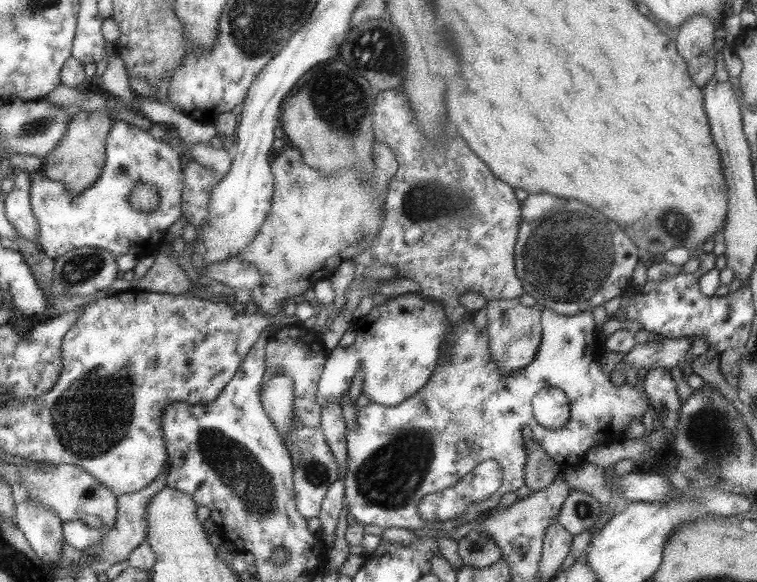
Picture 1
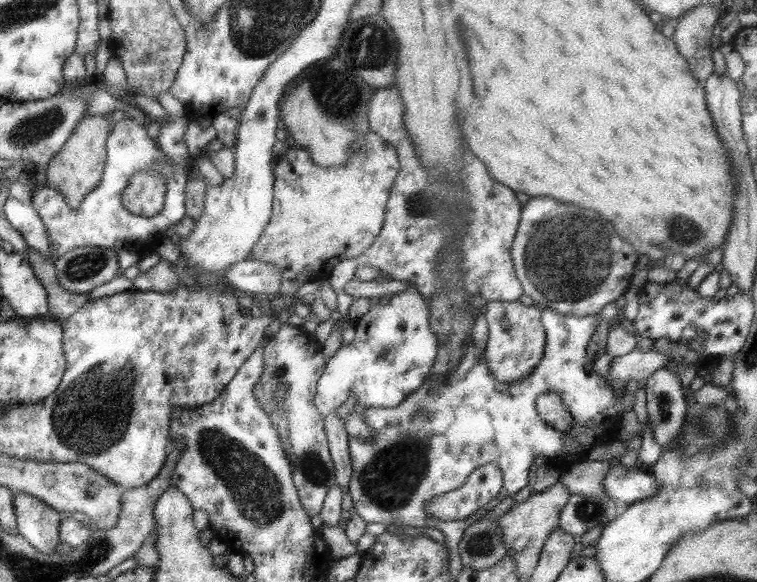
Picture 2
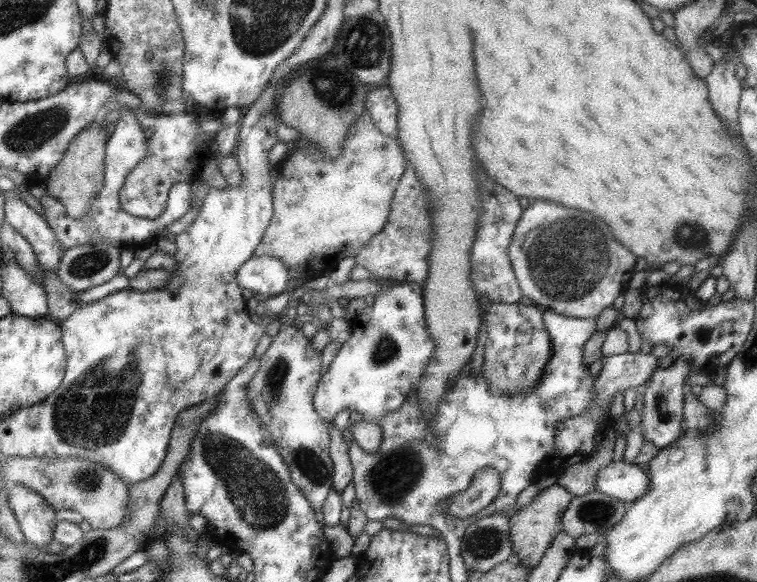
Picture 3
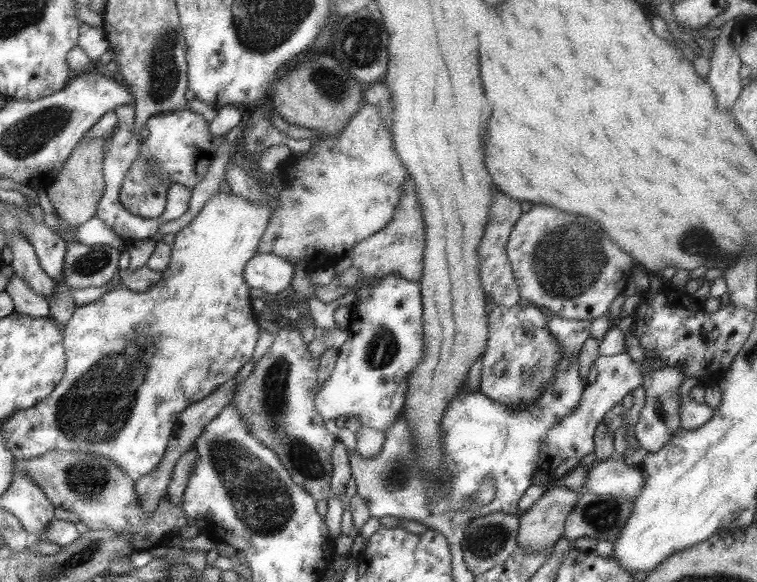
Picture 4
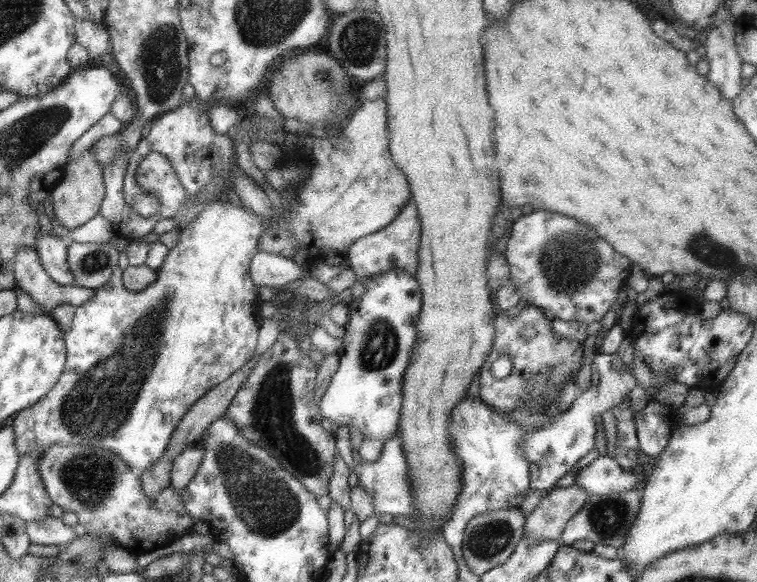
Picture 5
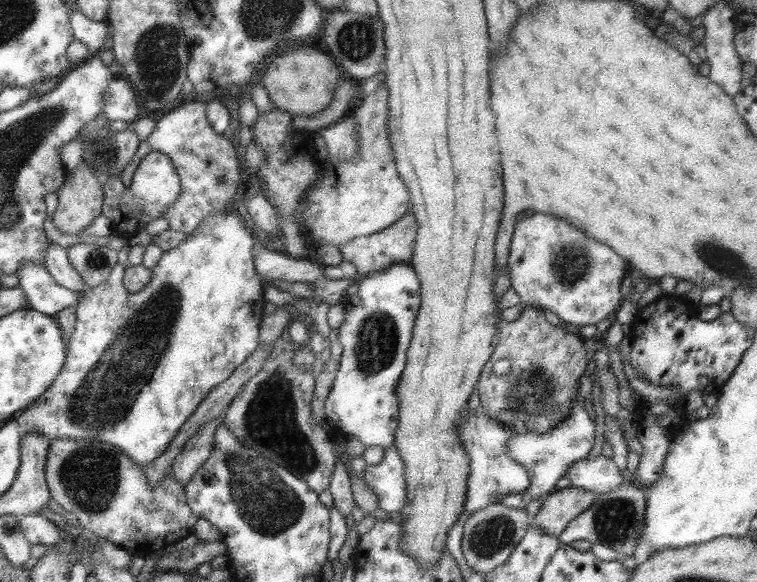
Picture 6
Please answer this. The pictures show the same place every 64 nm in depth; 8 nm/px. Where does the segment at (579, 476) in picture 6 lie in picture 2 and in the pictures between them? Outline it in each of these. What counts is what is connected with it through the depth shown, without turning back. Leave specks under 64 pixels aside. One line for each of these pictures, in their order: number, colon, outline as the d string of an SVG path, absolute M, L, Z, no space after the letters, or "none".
2: M611 466L603 478L603 490L607 498L615 498L631 506L639 500L655 496L657 480L651 474L641 472L637 466Z
3: M623 460L599 468L595 476L595 492L611 496L611 500L617 498L625 504L633 504L637 498L647 494L647 490L649 476L641 470L641 466L627 464Z
4: M621 458L593 464L585 476L585 490L593 496L623 496L633 500L643 488L645 476L639 466L627 466Z
5: M599 456L575 472L575 486L591 496L609 496L613 492L639 490L643 478L637 470L625 472L615 458Z

